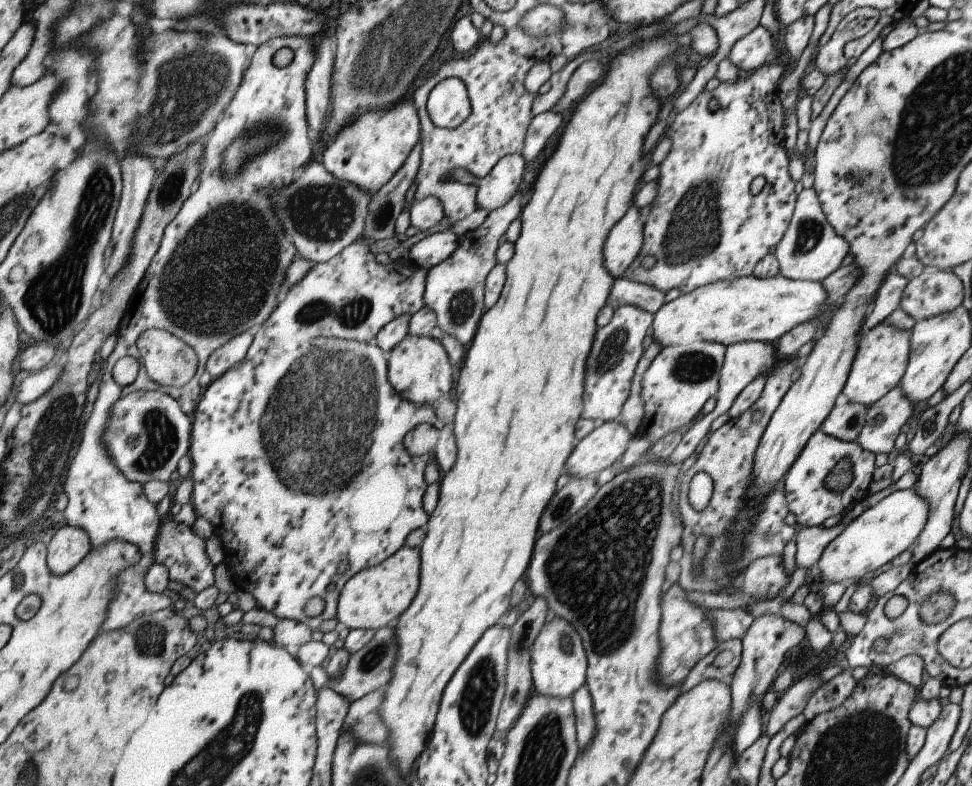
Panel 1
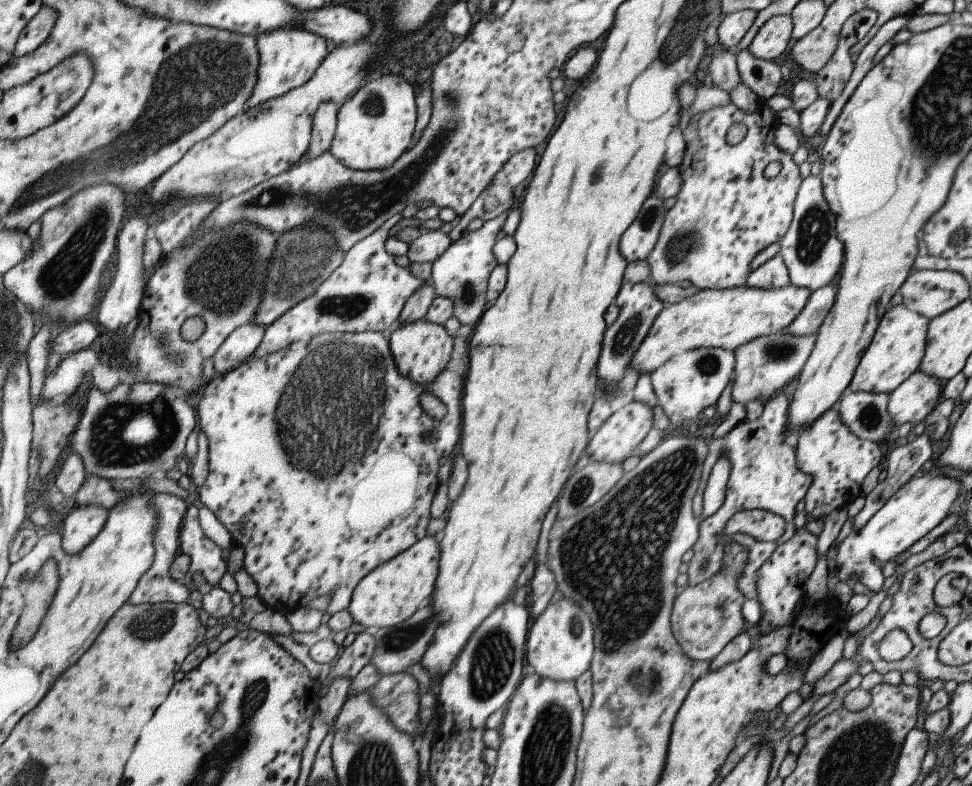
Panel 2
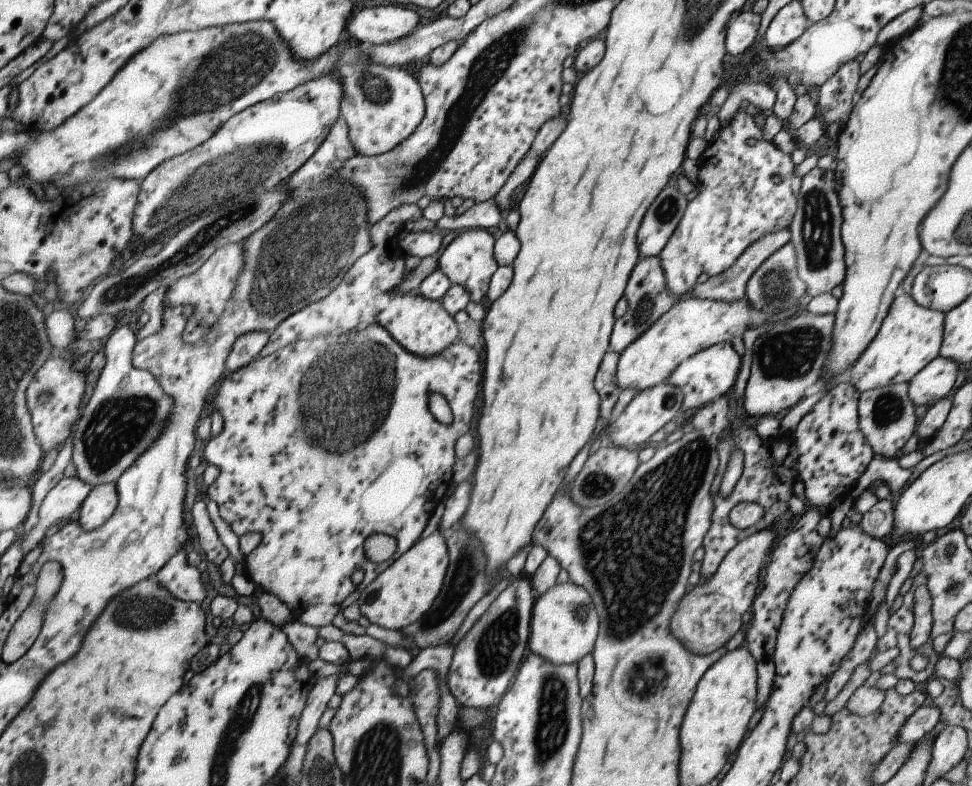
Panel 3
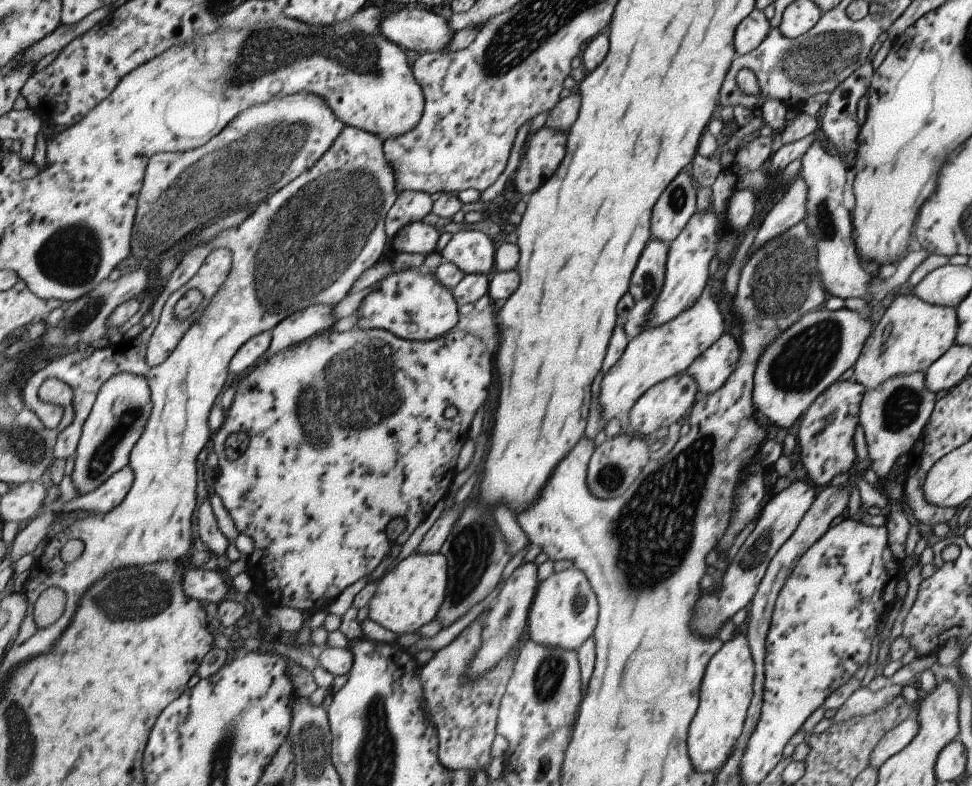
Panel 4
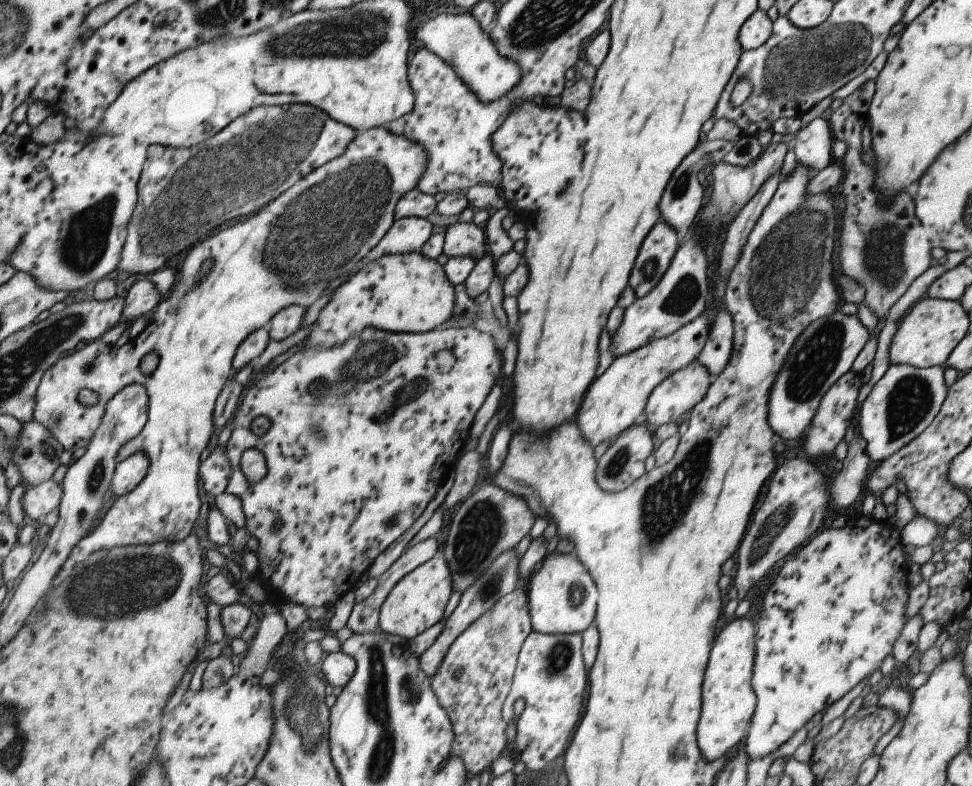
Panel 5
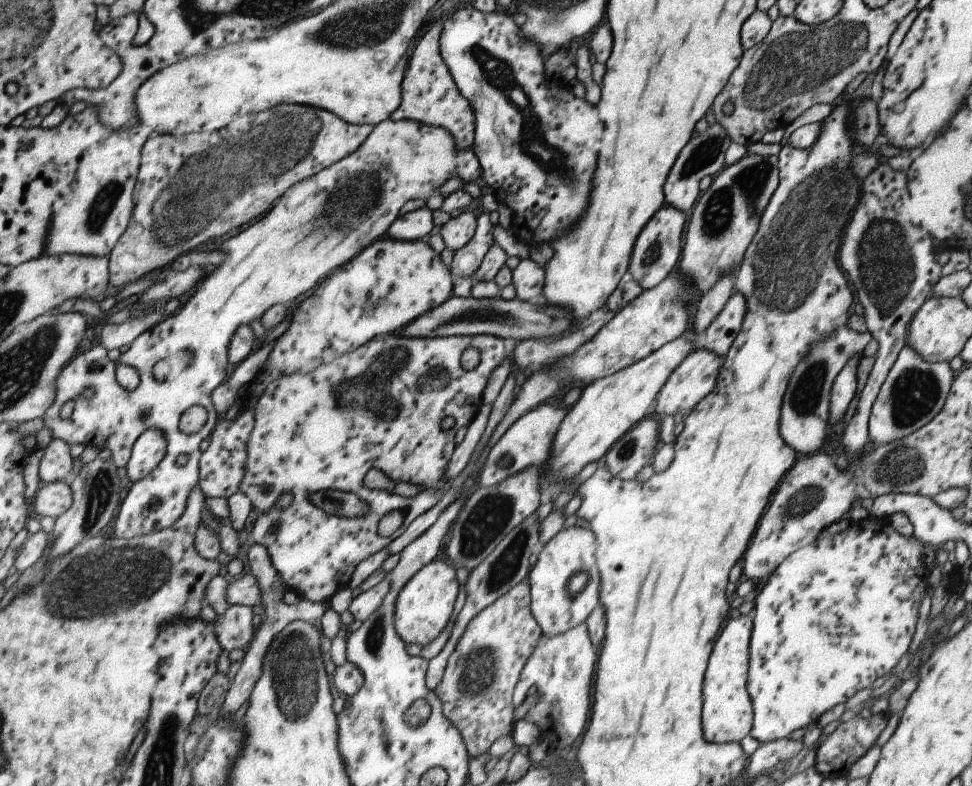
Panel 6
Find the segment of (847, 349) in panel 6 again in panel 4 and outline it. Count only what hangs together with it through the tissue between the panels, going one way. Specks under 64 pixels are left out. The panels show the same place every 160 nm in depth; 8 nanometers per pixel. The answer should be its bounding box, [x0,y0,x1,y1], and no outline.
[752,307,871,429]

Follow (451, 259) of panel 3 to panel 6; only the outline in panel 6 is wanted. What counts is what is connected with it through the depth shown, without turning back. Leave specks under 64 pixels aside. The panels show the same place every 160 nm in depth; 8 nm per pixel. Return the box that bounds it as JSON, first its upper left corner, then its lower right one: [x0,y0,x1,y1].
[440,211,477,251]

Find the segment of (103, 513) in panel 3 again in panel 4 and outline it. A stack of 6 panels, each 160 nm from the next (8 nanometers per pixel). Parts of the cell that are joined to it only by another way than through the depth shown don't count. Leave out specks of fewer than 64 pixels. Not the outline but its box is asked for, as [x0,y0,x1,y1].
[60,464,135,514]

